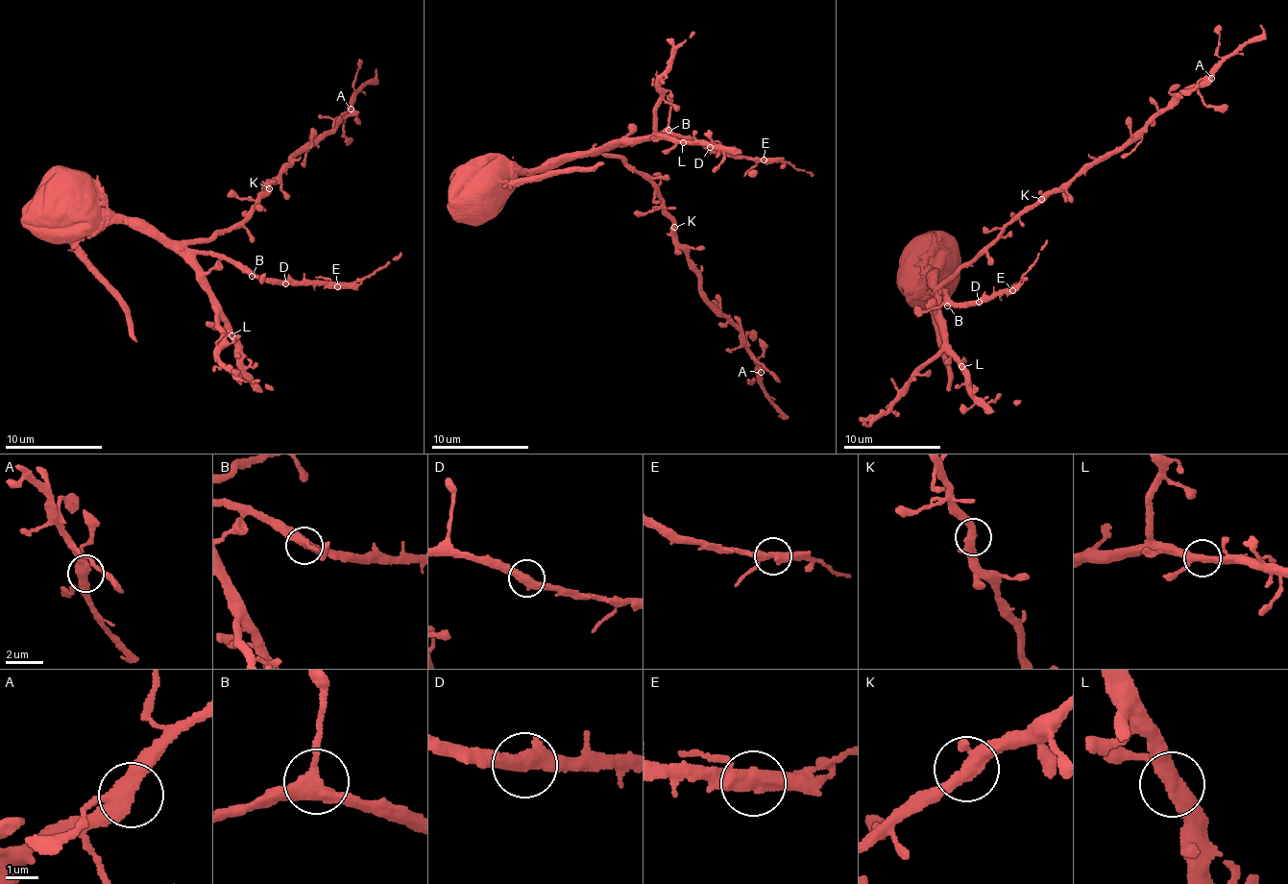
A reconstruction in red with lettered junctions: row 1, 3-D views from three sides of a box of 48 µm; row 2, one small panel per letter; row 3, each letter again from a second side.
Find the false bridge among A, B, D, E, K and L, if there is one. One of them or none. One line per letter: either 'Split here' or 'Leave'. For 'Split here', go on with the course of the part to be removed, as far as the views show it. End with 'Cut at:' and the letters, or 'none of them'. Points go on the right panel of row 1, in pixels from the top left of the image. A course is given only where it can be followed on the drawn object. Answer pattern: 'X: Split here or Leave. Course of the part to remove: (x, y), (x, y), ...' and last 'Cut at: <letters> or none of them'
A: Leave
B: Leave
D: Leave
E: Split here. Course of the part to remove: (1011, 291), (1017, 288), (1047, 239)
K: Leave
L: Leave
Cut at: E

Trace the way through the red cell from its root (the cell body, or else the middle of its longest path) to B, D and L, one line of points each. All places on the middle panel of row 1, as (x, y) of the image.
B: (485, 179), (550, 171), (584, 154), (597, 155), (608, 146), (635, 146), (668, 130)
D: (485, 179), (550, 171), (584, 154), (597, 155), (608, 146), (635, 146), (658, 135), (697, 139), (710, 147)
L: (485, 179), (550, 171), (609, 144), (672, 137), (683, 142)

